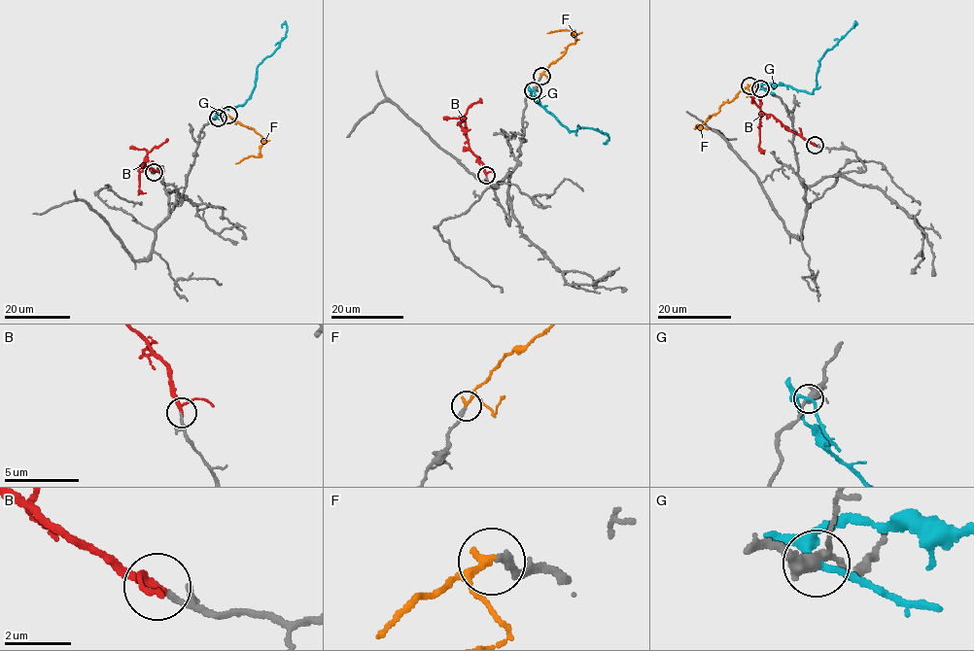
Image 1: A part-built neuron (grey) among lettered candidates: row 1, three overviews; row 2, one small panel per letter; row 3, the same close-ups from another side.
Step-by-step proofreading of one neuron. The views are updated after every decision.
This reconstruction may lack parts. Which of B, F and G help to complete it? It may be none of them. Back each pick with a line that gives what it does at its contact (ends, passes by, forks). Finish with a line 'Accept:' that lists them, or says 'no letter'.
F: it passes by
Accept: F

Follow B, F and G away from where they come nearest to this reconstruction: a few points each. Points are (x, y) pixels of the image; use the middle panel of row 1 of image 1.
B: (486, 175), (484, 165), (469, 148), (464, 120), (458, 122), (465, 129), (470, 129)
F: (540, 76), (575, 39), (571, 29), (547, 33)
G: (533, 90), (534, 99), (570, 131), (594, 128), (606, 133), (604, 143)

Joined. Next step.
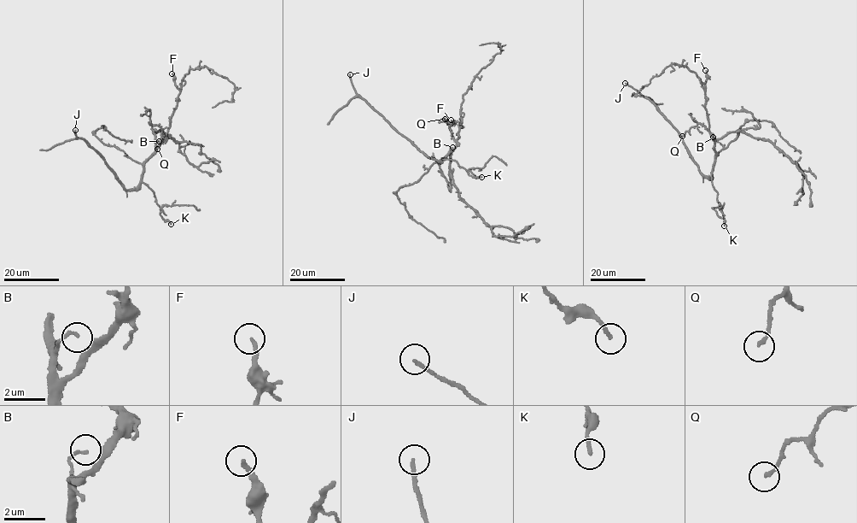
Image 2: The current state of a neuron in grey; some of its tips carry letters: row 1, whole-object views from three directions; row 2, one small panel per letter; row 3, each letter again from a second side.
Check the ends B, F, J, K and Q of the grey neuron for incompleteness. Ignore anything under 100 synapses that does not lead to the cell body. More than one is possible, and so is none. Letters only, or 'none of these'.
J

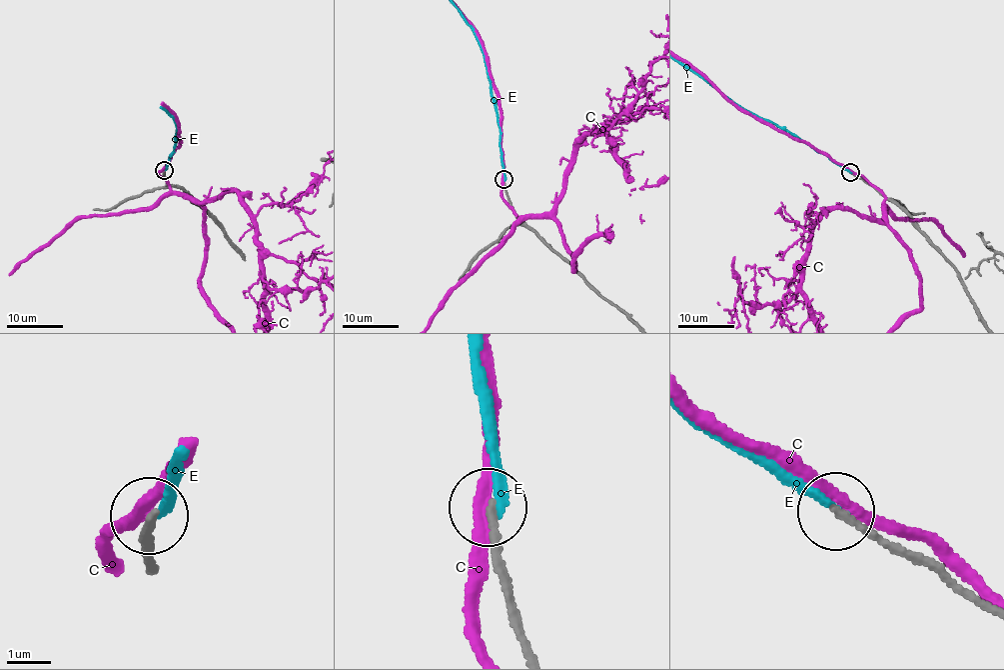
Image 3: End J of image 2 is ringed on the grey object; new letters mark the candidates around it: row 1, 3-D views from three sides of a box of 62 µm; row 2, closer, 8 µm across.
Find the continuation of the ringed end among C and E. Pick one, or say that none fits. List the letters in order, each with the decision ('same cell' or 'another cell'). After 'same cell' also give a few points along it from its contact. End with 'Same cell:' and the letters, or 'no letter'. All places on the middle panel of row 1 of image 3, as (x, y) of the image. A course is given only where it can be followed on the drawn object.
C: another cell
E: another cell
Same cell: no letter

